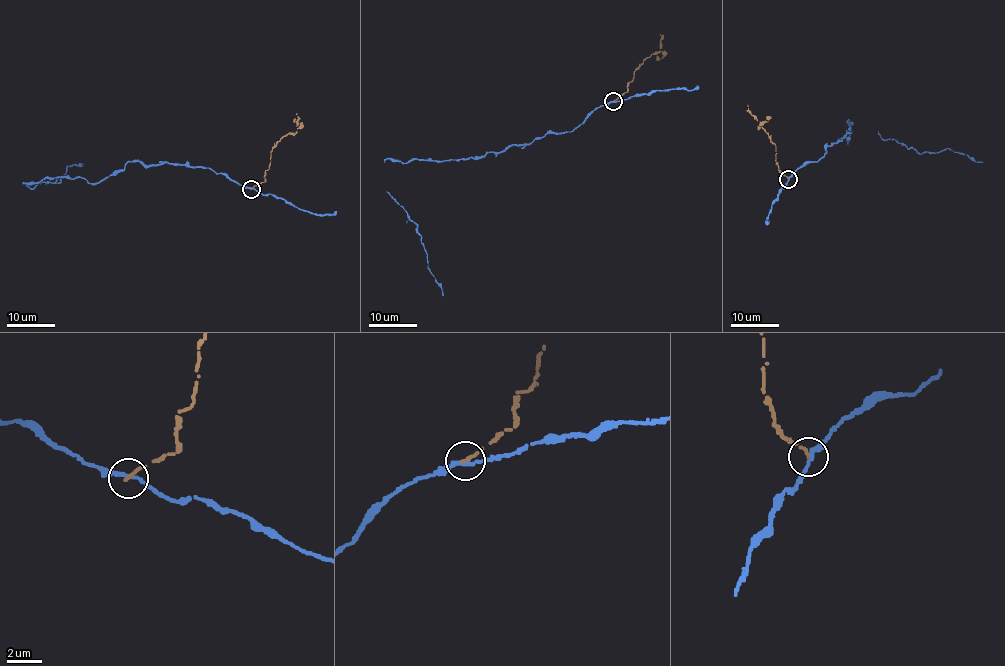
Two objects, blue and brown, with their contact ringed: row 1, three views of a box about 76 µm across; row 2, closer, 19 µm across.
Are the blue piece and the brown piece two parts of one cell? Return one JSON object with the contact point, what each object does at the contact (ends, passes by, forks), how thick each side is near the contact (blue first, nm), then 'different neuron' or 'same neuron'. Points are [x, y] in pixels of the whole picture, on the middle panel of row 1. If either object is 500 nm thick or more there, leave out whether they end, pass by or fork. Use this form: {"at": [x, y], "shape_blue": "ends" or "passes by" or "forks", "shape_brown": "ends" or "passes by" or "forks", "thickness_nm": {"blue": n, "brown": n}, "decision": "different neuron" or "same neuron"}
{"at": [613, 101], "shape_blue": "passes by", "shape_brown": "ends", "thickness_nm": {"blue": 240, "brown": 200}, "decision": "different neuron"}

